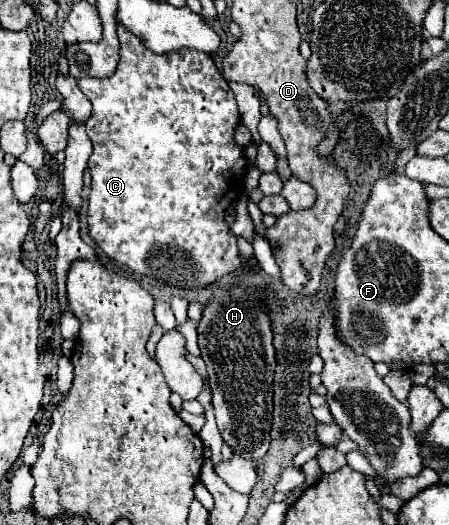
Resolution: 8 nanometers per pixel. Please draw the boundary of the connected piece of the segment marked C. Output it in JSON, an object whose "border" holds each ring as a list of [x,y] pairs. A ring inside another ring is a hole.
{"border":[[[117,24],[117,36],[121,42],[121,58],[117,64],[117,72],[111,78],[83,78],[79,88],[93,104],[93,112],[87,120],[87,134],[93,142],[93,154],[89,158],[89,170],[93,176],[91,182],[91,194],[89,194],[89,212],[87,212],[87,224],[89,224],[89,236],[97,242],[97,246],[119,264],[131,268],[137,274],[145,274],[151,278],[159,278],[167,286],[177,286],[185,290],[201,290],[209,286],[209,282],[217,282],[219,278],[231,274],[241,266],[237,238],[231,232],[225,212],[231,206],[231,202],[237,200],[239,192],[233,186],[243,186],[245,170],[249,170],[245,148],[235,142],[235,128],[241,122],[241,114],[235,102],[235,96],[229,88],[229,82],[223,78],[221,70],[215,66],[211,56],[201,51],[183,48],[170,54],[153,54],[137,36],[133,36],[123,24]]]}

